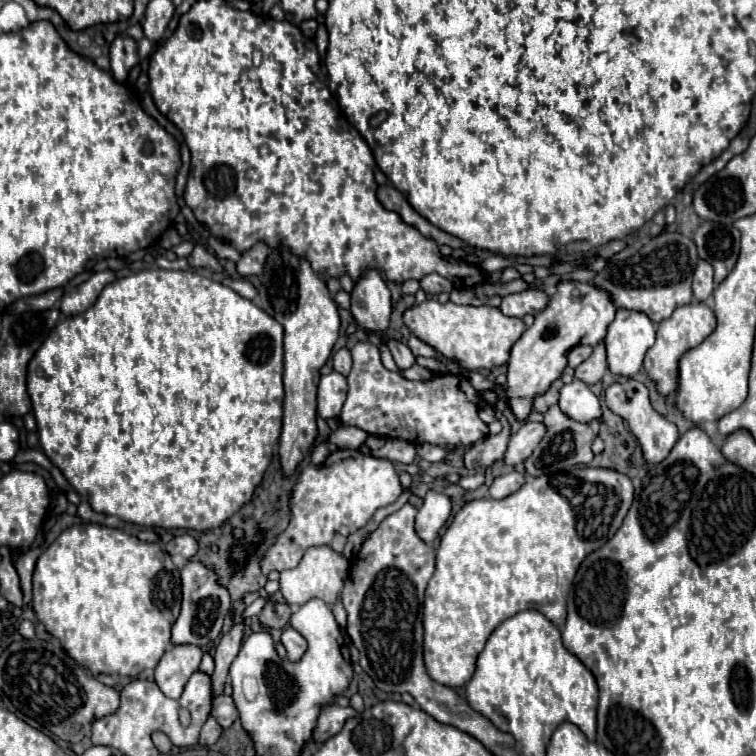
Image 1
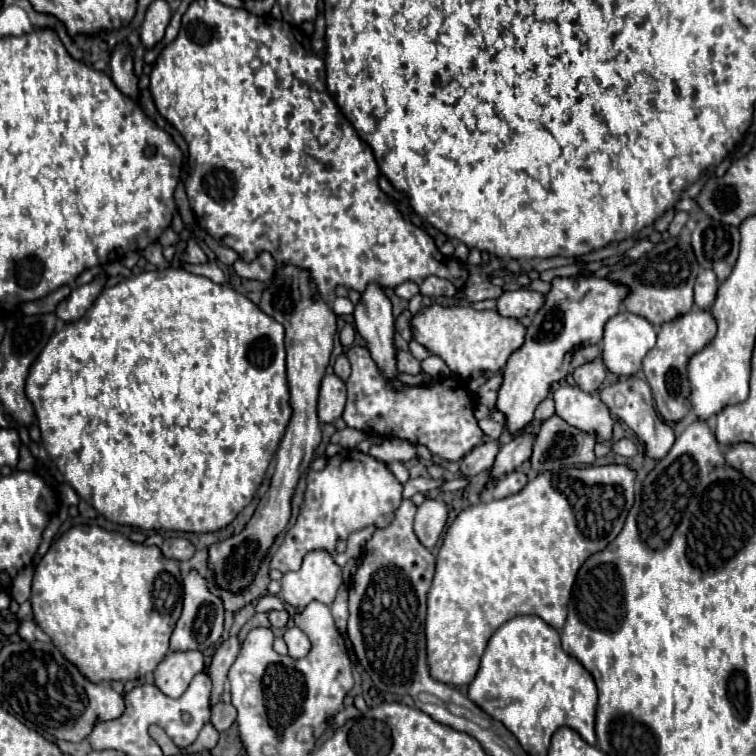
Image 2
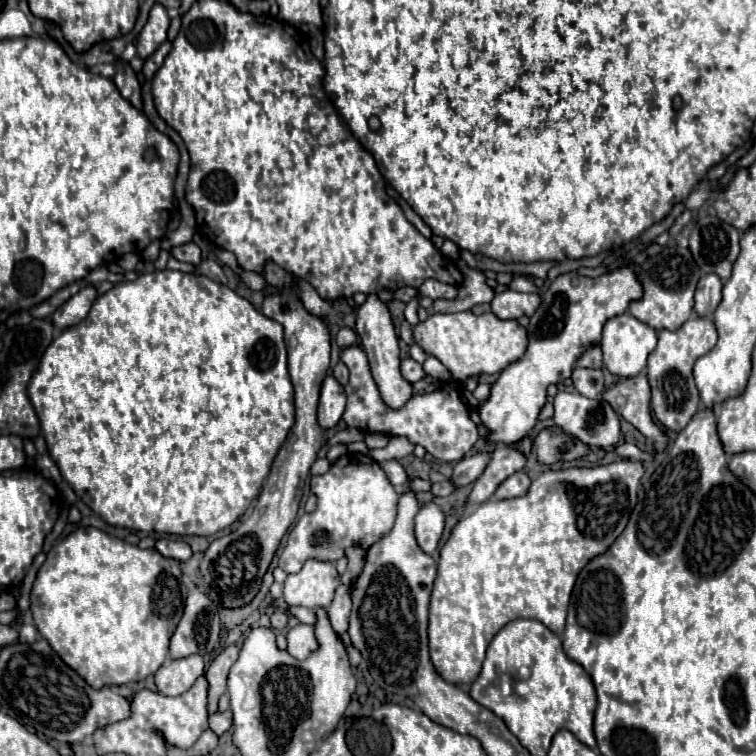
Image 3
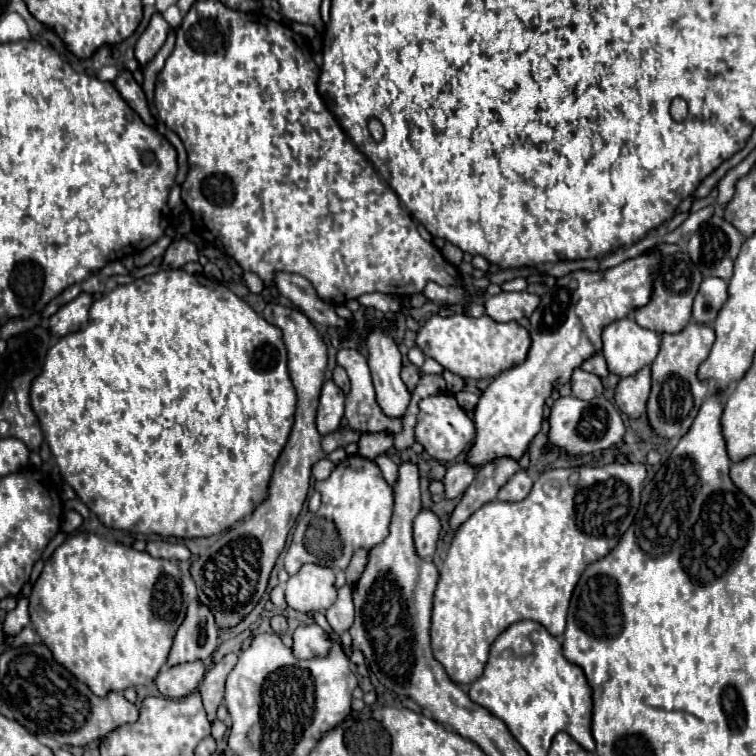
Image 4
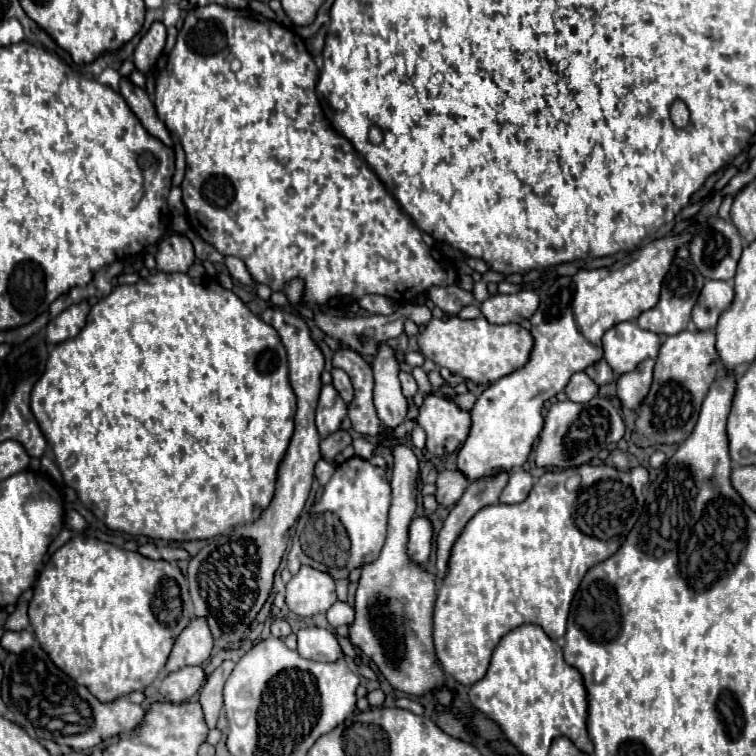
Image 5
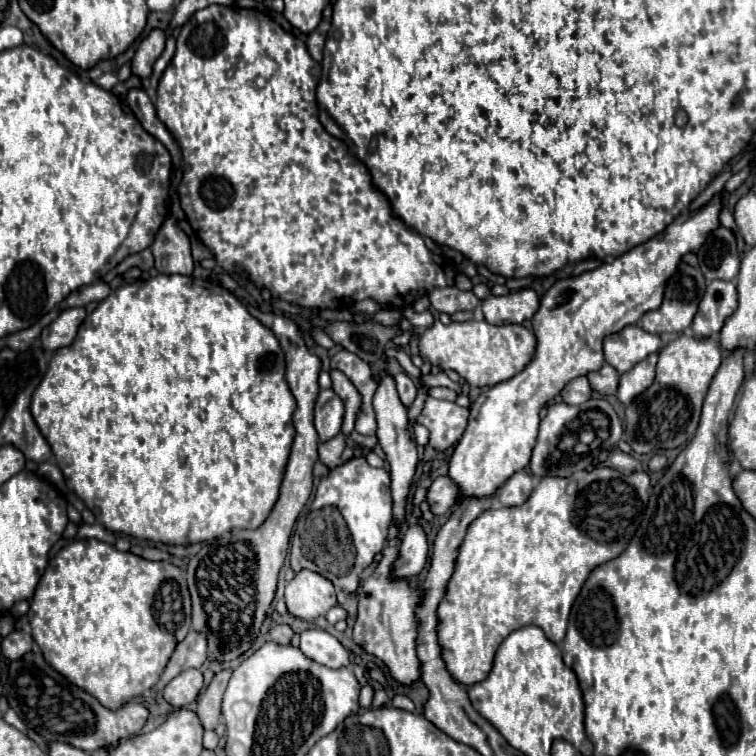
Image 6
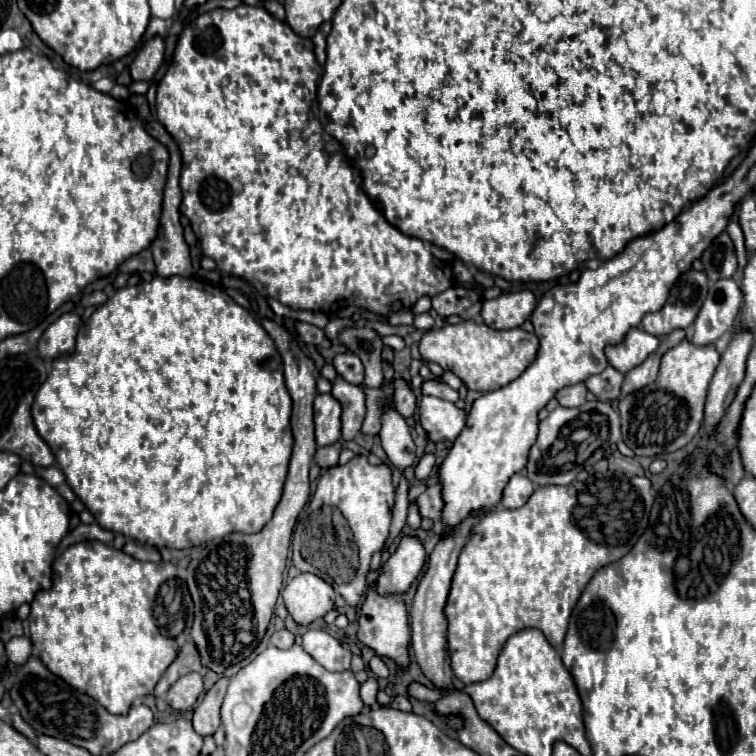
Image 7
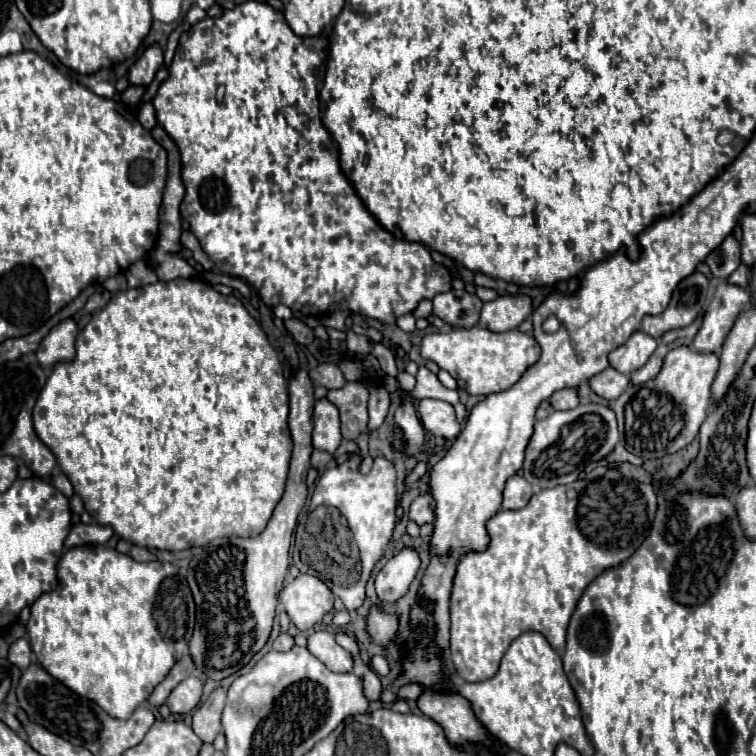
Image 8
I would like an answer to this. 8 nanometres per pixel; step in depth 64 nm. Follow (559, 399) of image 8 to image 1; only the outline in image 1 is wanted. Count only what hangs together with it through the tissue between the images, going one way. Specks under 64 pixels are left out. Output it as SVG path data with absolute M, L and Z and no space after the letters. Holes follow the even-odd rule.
M598 344L594 348L594 354L574 370L574 378L578 378L584 384L592 386L592 384L602 380L606 370L608 370L608 366L606 366L606 350L604 350L604 344Z

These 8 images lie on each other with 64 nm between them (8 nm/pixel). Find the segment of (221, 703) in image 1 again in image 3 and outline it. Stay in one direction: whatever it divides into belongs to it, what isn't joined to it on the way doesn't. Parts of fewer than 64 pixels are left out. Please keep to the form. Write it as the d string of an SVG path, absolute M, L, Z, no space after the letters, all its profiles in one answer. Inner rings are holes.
M230 710L224 712L224 714L212 714L210 716L210 730L216 736L222 736L230 726L232 726L232 714L230 714Z

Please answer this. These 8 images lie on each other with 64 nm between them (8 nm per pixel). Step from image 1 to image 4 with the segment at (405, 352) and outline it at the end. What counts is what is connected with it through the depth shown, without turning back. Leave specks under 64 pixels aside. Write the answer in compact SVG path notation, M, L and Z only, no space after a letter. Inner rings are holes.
M404 366L402 368L402 382L406 384L406 388L408 388L408 392L414 392L414 388L416 388L416 384L418 384L418 368L416 366Z

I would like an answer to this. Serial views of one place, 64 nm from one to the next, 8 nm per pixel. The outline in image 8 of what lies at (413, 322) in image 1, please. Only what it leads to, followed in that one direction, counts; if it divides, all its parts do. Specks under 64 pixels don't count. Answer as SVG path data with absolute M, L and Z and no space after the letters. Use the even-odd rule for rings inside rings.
M478 326L470 330L452 330L446 334L428 334L422 340L420 352L422 358L436 362L442 370L450 372L460 390L474 396L488 396L510 390L540 358L540 346L532 336L520 330L490 332Z

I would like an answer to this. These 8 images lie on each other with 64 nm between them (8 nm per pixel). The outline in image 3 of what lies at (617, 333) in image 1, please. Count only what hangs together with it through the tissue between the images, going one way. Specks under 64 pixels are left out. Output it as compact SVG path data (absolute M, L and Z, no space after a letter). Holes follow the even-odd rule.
M624 312L608 320L604 326L602 342L600 342L600 348L604 352L604 366L608 368L608 372L616 376L636 376L646 368L648 356L656 350L656 344L658 344L656 332L644 322L638 322L630 312Z

